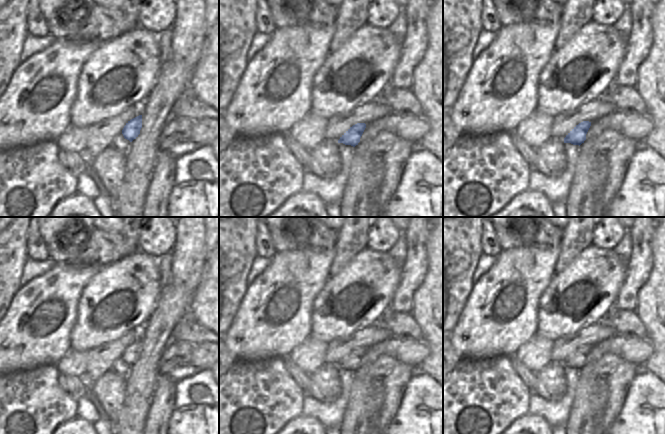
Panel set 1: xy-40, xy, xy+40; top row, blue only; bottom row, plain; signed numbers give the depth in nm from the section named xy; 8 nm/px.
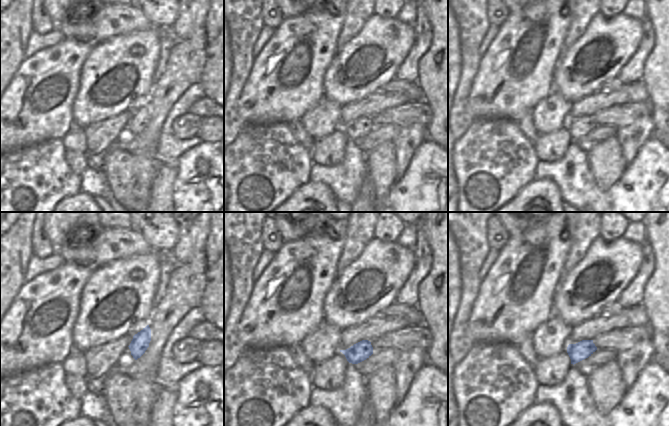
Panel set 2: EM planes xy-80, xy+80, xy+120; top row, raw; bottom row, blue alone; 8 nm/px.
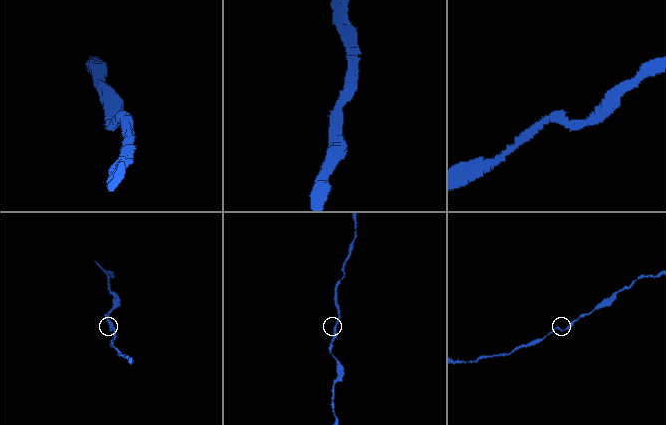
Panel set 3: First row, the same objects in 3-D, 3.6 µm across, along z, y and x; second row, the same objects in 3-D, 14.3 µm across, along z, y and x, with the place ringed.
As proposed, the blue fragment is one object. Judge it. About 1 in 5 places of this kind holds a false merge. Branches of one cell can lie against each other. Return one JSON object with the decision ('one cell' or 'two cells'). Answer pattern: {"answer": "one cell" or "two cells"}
{"answer": "one cell"}

